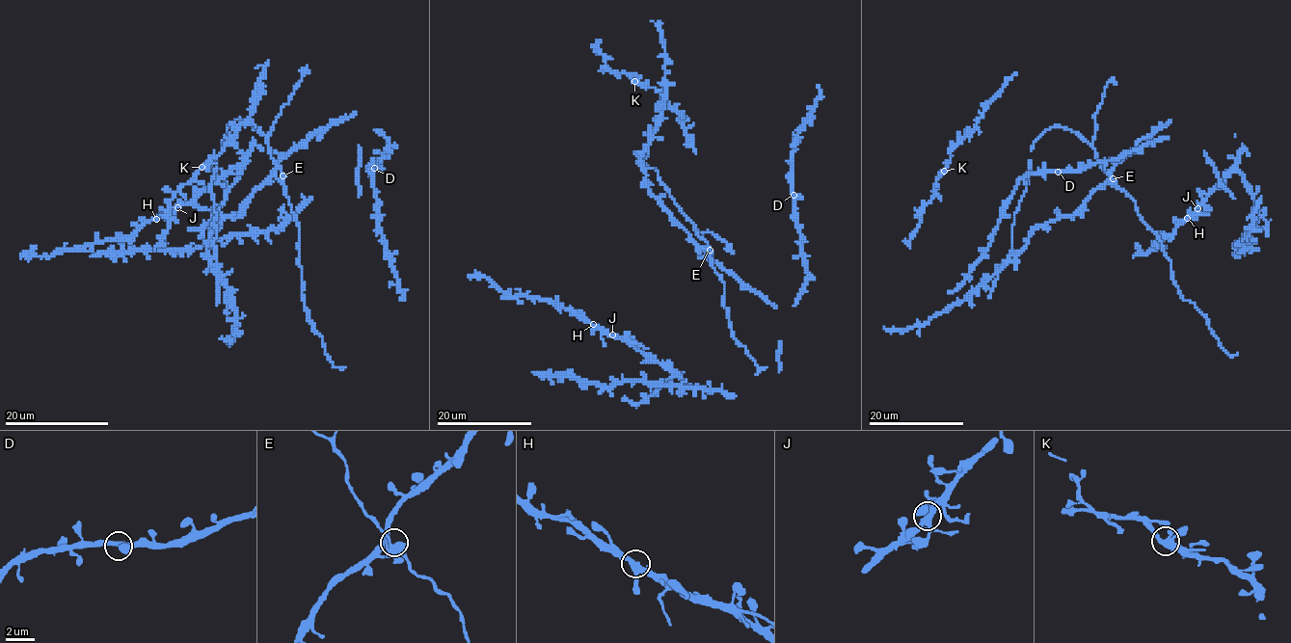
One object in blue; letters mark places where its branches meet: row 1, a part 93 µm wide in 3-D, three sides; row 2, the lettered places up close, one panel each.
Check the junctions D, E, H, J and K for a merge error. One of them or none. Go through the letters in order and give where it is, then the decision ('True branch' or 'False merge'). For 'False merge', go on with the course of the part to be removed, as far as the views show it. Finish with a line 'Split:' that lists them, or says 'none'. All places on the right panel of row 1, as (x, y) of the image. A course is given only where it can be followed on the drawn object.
D: Place: (1058, 172). True branch
E: Place: (1113, 178). True branch
H: Place: (1187, 218). True branch
J: Place: (1197, 208). True branch
K: Place: (944, 171). True branch
Split: none

